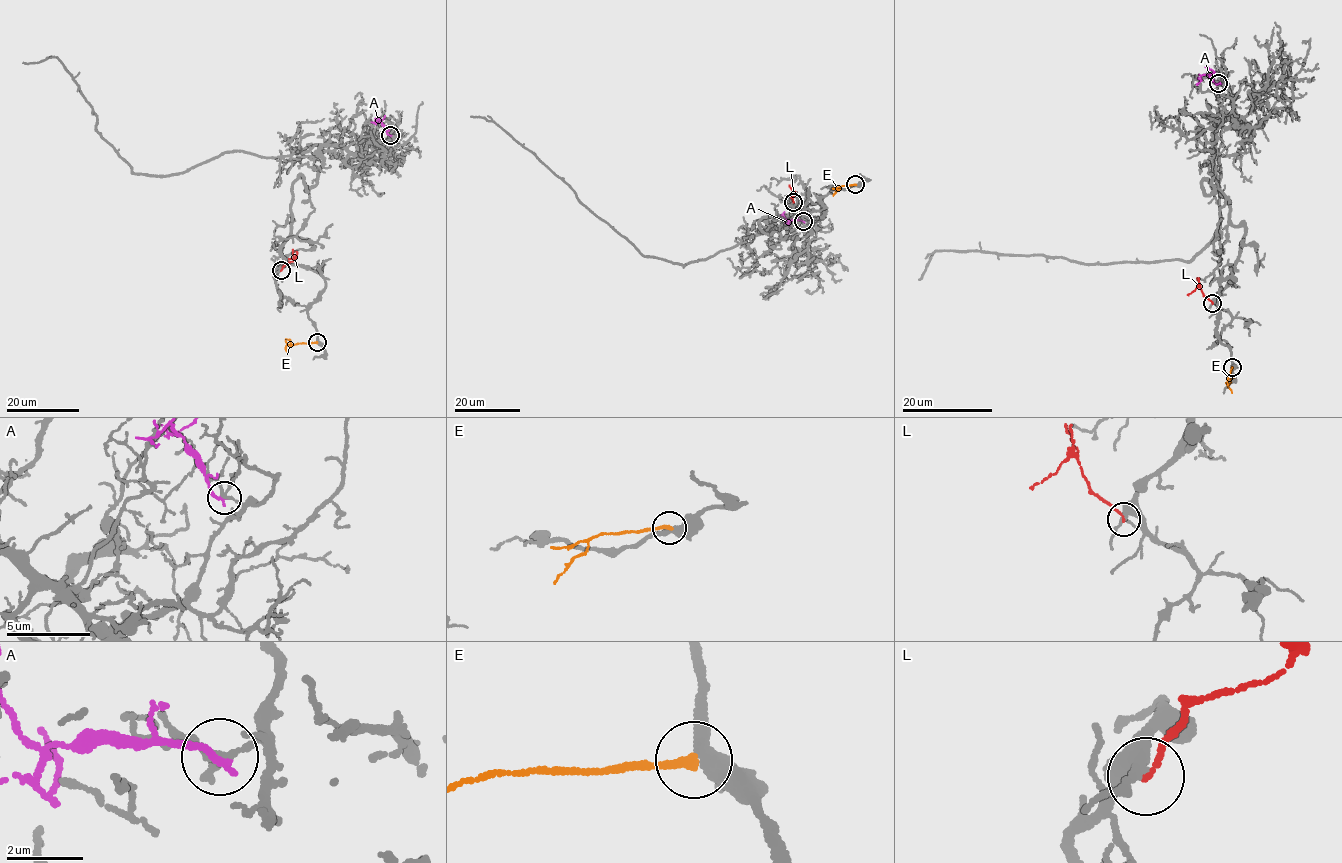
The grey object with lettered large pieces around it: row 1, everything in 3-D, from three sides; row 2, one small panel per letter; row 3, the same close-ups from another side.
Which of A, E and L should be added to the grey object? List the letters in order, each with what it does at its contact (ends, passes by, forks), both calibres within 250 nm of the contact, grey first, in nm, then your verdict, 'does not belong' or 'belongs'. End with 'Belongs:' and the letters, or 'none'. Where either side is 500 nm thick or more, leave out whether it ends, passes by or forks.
A: it ends; calibres 140 and 220 nm; does not belong
E: it ends; calibres 400 and 240 nm; belongs
L: it ends; calibres 300 and 140 nm; does not belong
Belongs: E

